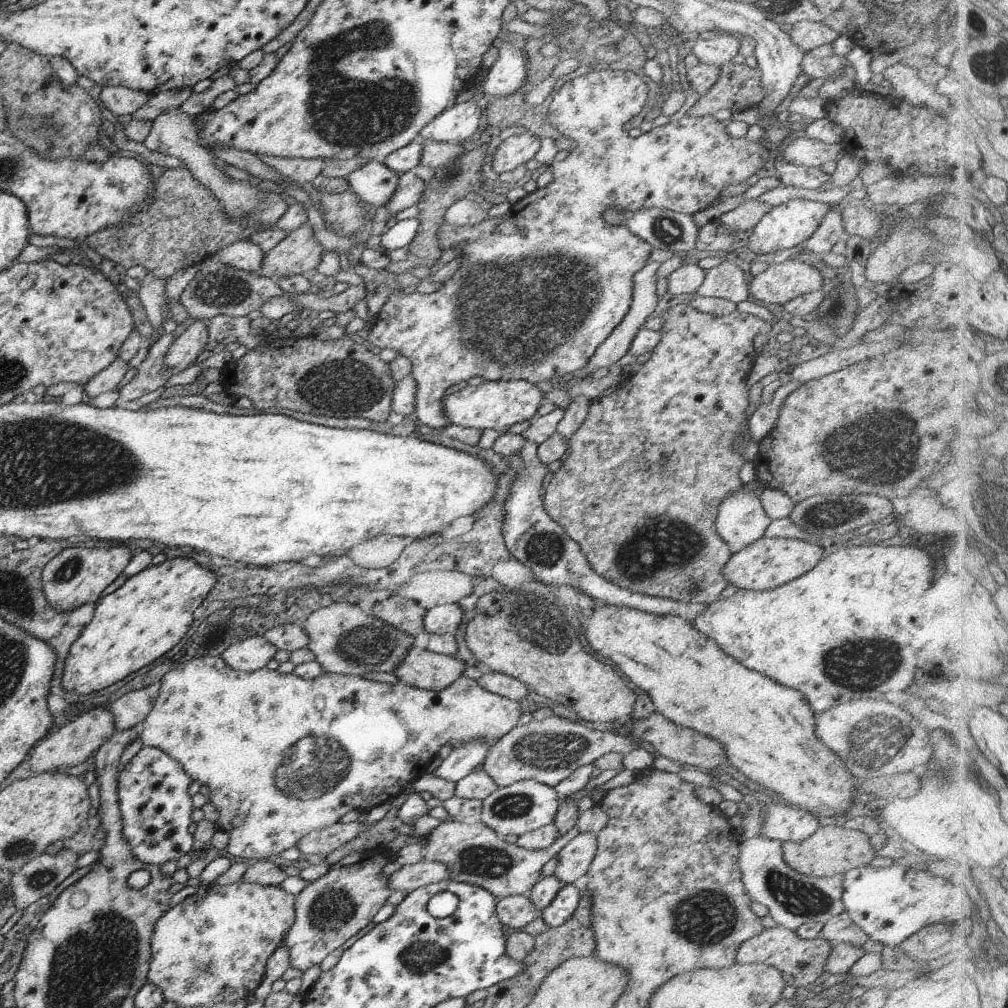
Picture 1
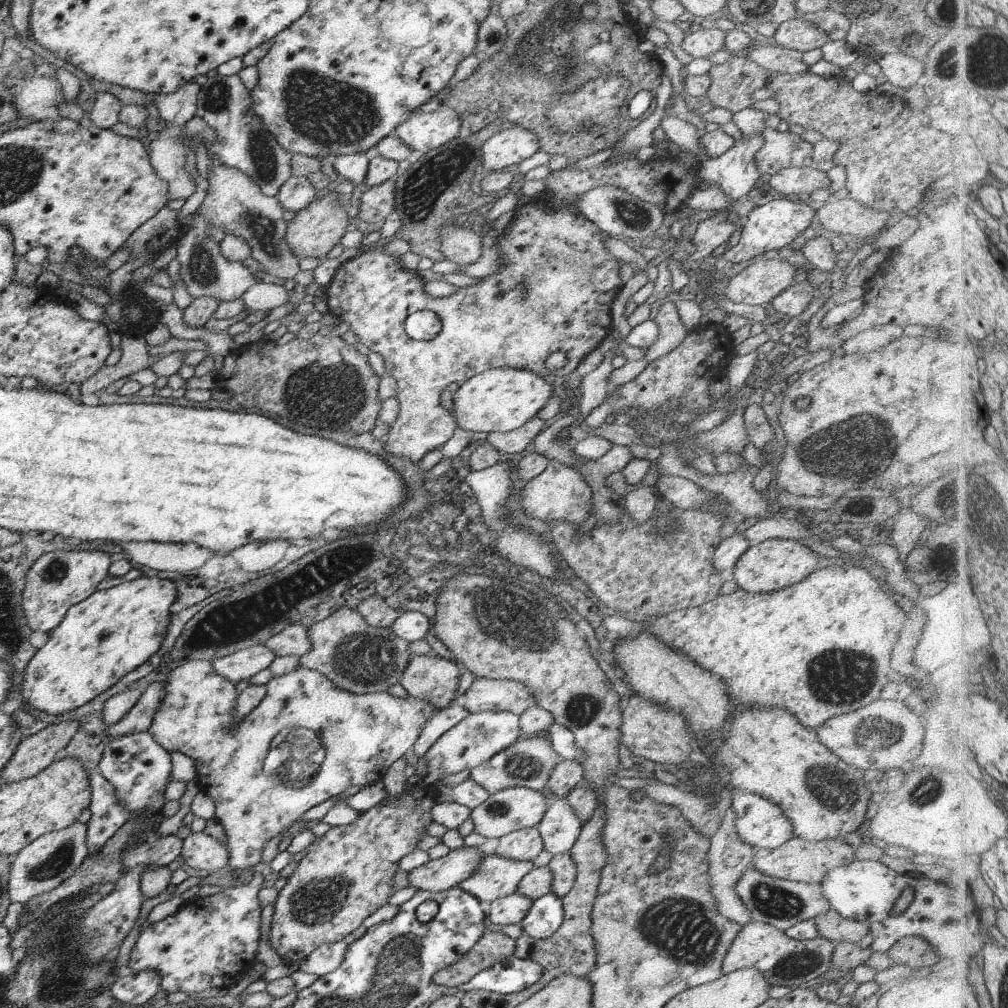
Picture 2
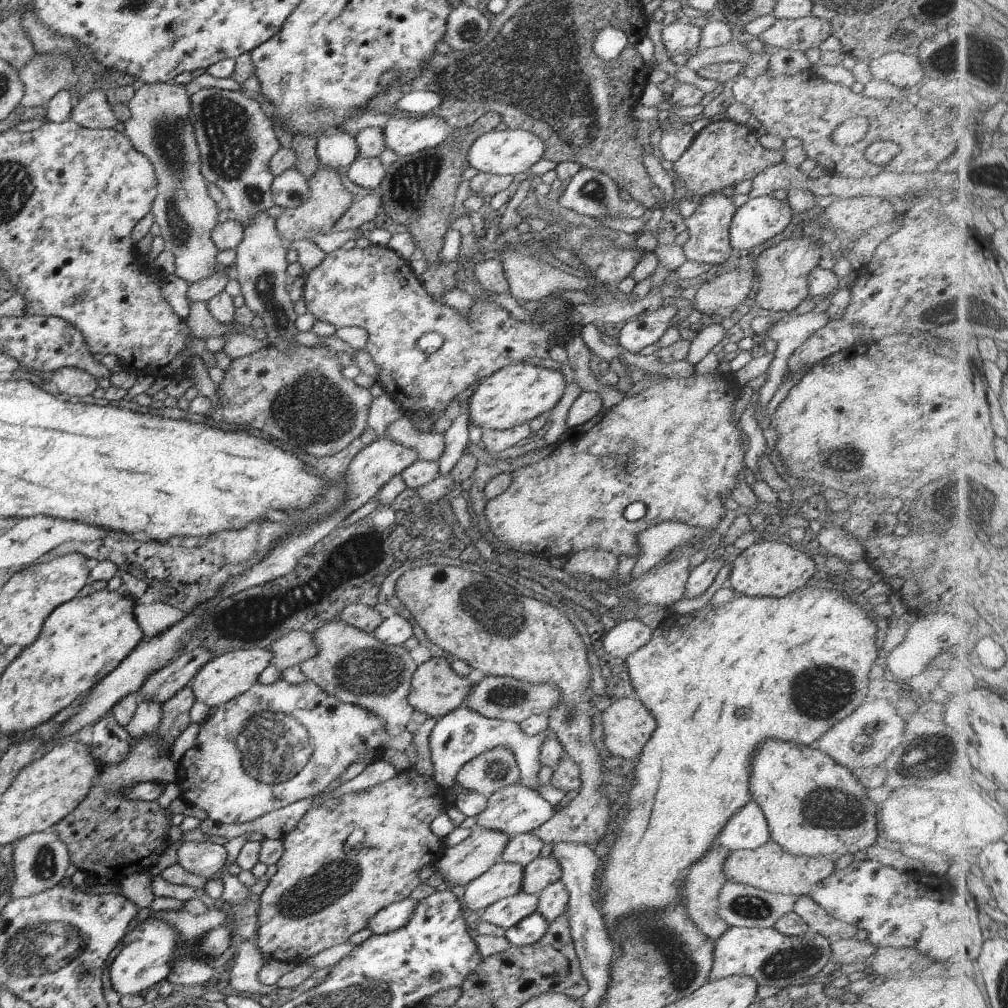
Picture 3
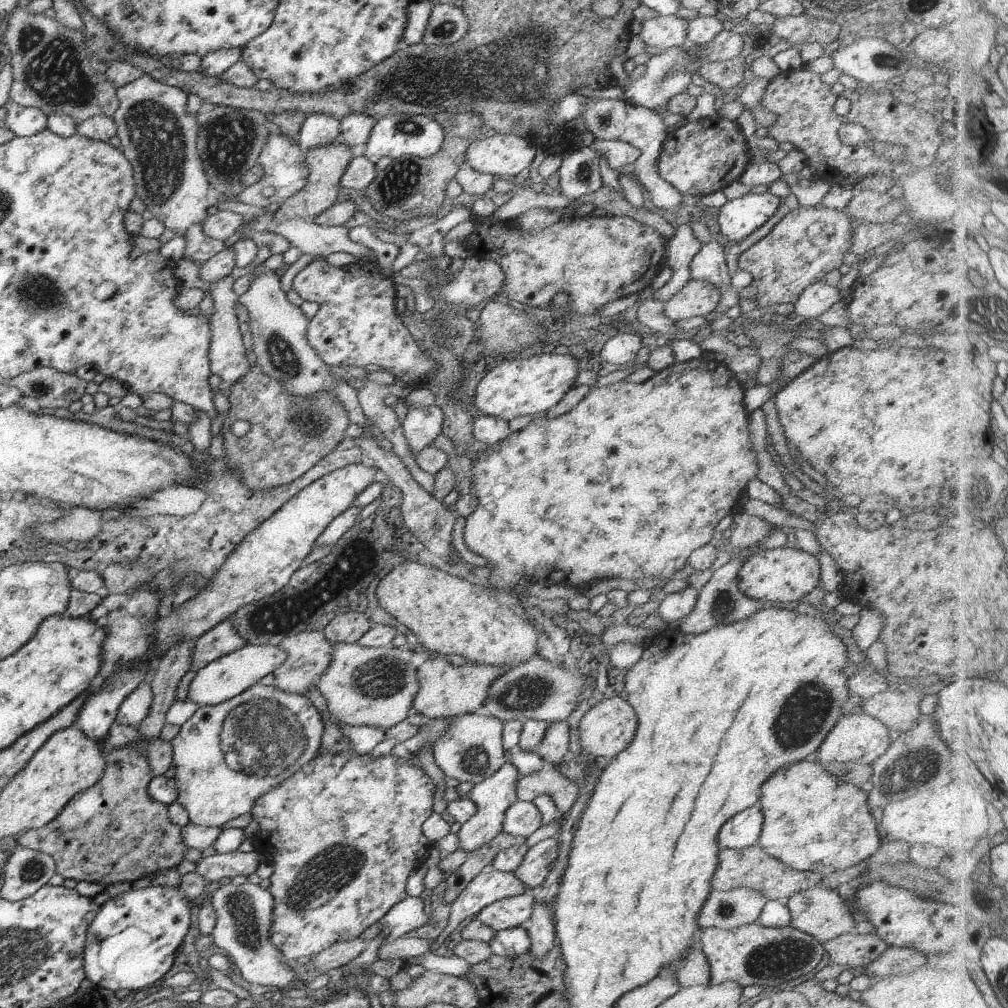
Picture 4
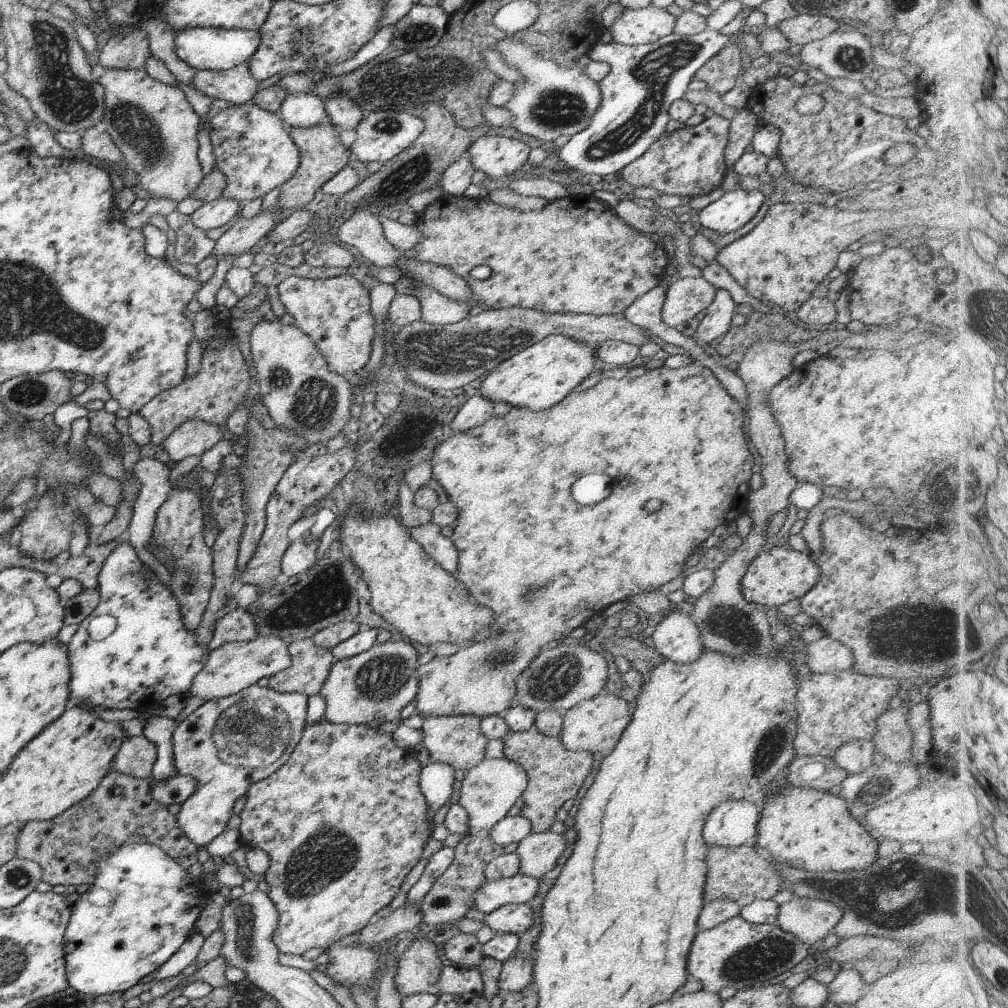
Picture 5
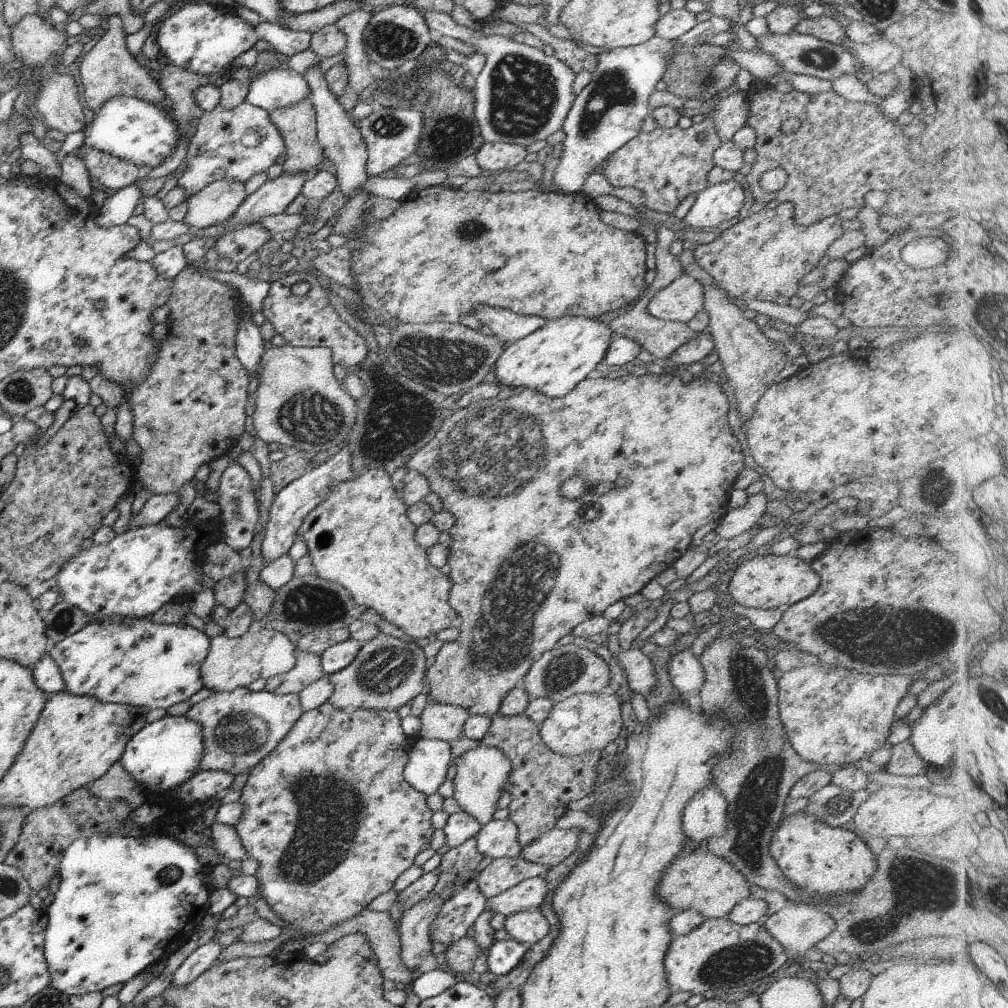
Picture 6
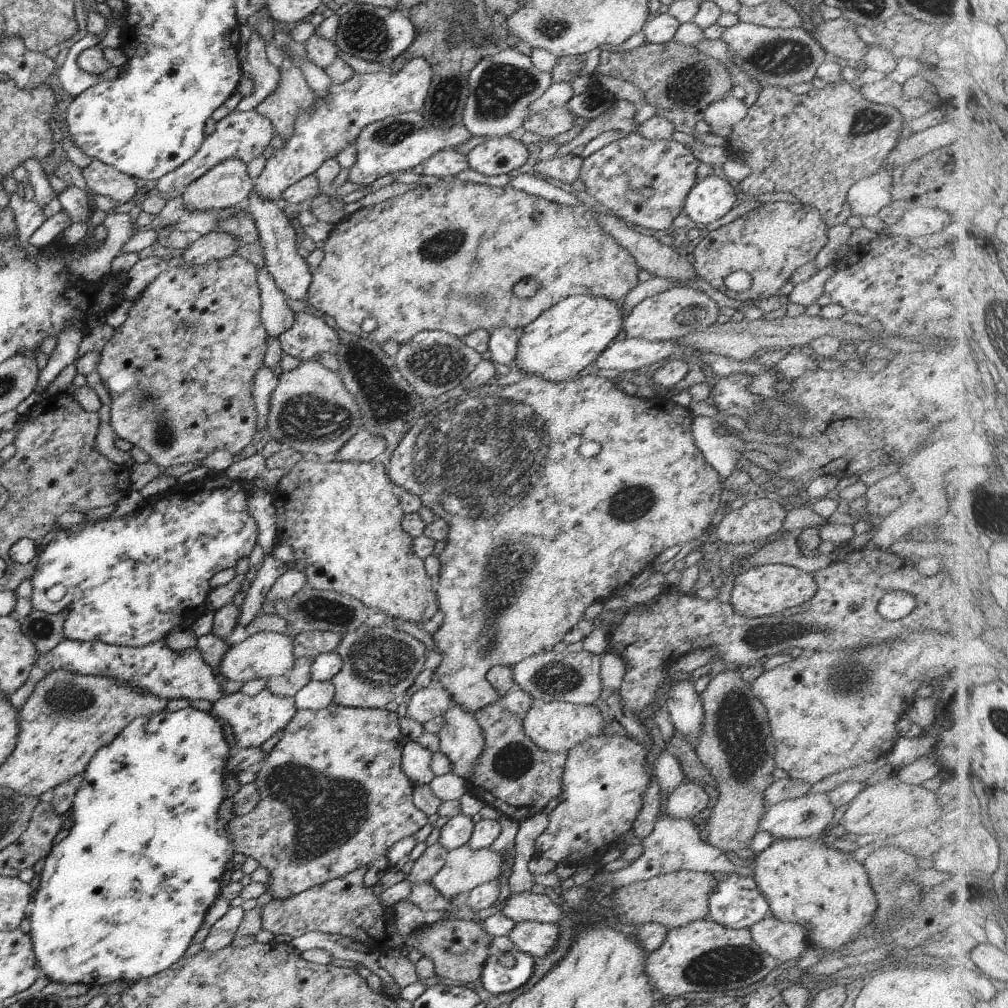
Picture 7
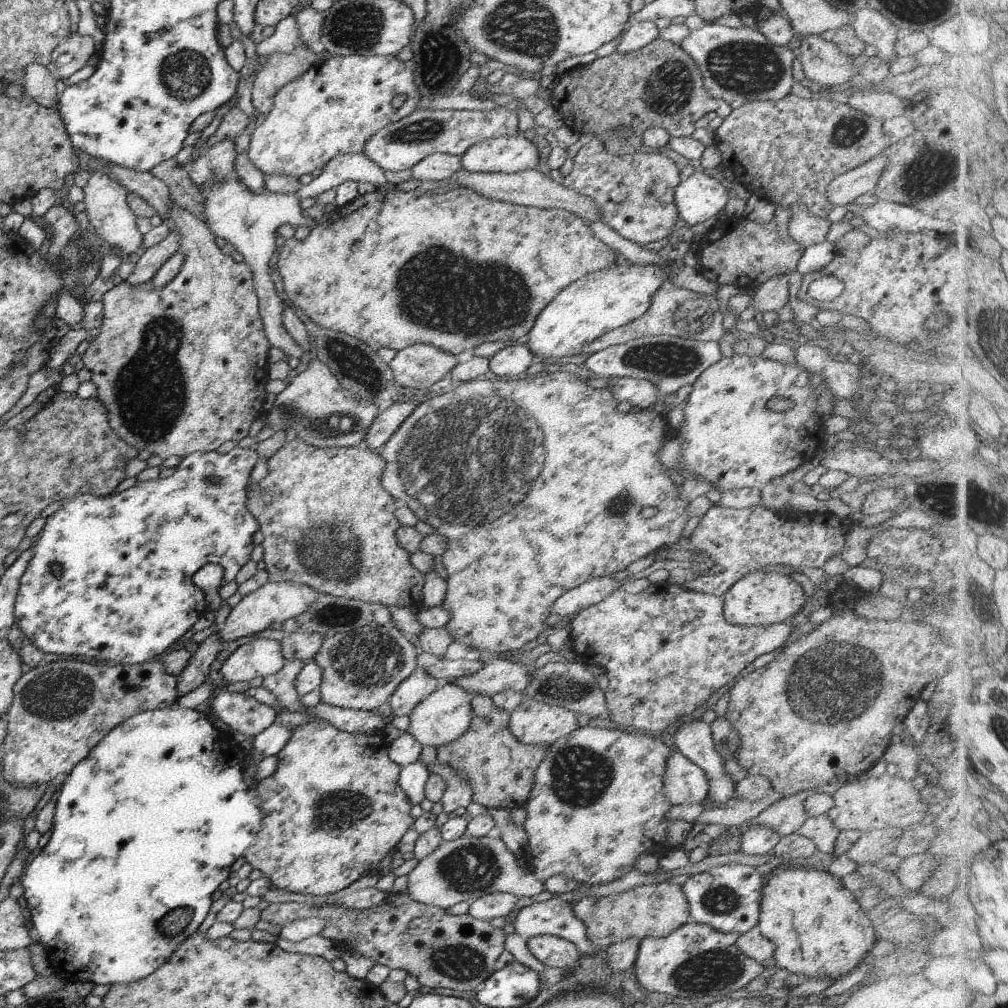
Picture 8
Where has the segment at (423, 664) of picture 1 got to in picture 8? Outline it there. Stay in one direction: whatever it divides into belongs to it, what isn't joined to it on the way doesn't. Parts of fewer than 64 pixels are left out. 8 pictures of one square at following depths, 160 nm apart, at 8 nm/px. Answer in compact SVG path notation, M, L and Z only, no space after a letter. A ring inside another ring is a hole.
M551 372L545 376L505 378L480 377L461 383L451 392L433 396L430 400L418 404L414 410L401 422L395 433L387 440L379 452L380 458L386 463L380 484L393 499L399 499L414 513L419 521L430 524L438 534L446 539L446 550L441 555L441 562L445 569L445 595L440 607L449 612L451 620L449 628L452 640L460 646L470 647L472 650L493 651L495 655L515 652L525 643L535 639L546 626L545 618L549 615L551 604L567 590L583 584L585 580L593 580L601 576L611 576L617 570L624 570L637 558L645 558L651 552L659 552L665 544L679 541L687 517L687 500L679 498L681 485L673 482L665 467L657 460L657 452L666 440L667 428L665 414L651 412L647 408L635 412L617 412L617 402L613 396L607 394L607 389L593 390L585 378L573 376L569 372ZM653 508L655 514L643 518L641 510ZM493 628L507 628L513 632L505 636L499 644L491 640ZM463 632L487 632L487 636L463 636ZM494 657L484 668L473 675L450 680L469 695L486 695L492 698L498 693L513 690L522 693L529 686L531 667L519 662Z

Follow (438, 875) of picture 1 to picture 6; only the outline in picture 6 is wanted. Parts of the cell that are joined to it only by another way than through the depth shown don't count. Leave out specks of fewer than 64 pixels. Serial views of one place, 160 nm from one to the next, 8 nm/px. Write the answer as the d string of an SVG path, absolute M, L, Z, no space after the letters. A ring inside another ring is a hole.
M481 742L475 748L462 752L455 758L455 776L453 777L455 800L462 812L469 814L479 822L480 826L491 821L491 816L497 810L499 794L503 794L503 784L508 782L511 763L493 746L484 746Z

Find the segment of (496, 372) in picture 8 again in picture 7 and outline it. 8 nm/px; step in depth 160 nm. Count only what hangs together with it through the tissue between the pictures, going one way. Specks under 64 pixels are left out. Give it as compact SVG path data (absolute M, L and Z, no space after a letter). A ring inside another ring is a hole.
M501 326L489 333L487 355L490 362L501 372L514 368L517 340L521 332L521 329L513 330L513 328Z

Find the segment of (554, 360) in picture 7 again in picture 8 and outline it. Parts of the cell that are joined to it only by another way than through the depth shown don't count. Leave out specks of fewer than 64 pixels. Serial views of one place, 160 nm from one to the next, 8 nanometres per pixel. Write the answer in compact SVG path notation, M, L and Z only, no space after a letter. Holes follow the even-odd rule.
M631 262L633 266L609 266L606 270L597 270L589 272L577 280L573 280L566 288L563 288L537 316L531 330L523 337L523 344L531 350L533 354L537 354L539 358L563 358L577 355L577 352L591 344L591 340L595 340L597 336L616 330L621 326L625 326L629 322L640 318L647 308L649 308L649 300L651 296L659 290L660 286L665 284L663 280L667 278L667 274L657 268L657 266L639 266Z

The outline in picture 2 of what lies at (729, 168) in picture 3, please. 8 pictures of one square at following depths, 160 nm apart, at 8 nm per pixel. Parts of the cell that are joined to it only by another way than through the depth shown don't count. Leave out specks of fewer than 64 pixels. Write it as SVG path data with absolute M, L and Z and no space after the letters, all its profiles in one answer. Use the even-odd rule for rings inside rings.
M773 128L761 130L759 136L763 138L763 146L753 152L759 176L773 175L788 167L812 166L809 160L811 147L807 142L803 142L800 136L787 131L777 132Z

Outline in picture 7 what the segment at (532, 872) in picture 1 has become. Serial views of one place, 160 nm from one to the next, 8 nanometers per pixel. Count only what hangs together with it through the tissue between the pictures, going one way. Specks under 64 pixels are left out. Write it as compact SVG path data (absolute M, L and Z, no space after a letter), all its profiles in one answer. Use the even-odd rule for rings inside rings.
M535 892L511 893L500 913L511 919L515 924L519 922L541 922L558 925L564 912L562 907L553 904L545 894Z

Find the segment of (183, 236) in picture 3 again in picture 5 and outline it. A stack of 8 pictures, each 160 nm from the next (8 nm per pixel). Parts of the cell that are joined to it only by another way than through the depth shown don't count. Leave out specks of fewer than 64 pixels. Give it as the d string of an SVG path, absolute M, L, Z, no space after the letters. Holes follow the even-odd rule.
M106 68L97 80L103 86L104 108L99 126L123 154L123 161L135 172L141 188L150 198L169 198L175 203L189 197L199 186L204 174L201 173L197 160L197 126L200 118L197 118L191 104L185 100L183 92L153 80L145 71L129 68Z

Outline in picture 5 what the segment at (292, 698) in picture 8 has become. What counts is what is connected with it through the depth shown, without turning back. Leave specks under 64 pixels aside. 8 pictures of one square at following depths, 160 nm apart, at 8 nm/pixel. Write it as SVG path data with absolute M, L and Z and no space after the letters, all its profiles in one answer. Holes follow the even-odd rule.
M311 637L291 642L287 645L287 649L290 653L290 666L285 671L277 672L269 677L267 688L271 688L271 690L279 693L300 693L305 697L318 694L329 673L330 667L335 662L331 652L325 650L325 648L317 648L311 642Z

